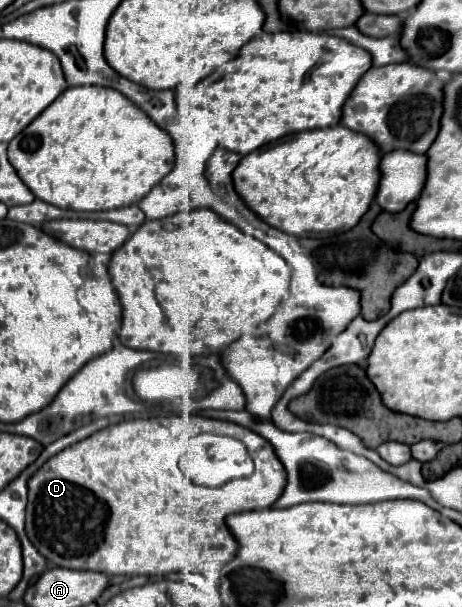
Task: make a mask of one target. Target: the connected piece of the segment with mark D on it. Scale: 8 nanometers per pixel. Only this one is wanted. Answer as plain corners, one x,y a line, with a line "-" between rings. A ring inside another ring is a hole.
194,414
138,418
112,424
94,432
92,436
64,448
52,460
44,462
40,470
28,480
26,506
26,534
36,550
54,566
72,570
94,570
102,574
170,574
170,572
206,572
220,570
232,560
238,550
236,540
226,528
224,518
236,512
270,508
282,494
286,484
286,470
276,458
270,442
252,430
232,422
202,418
-
212,432
238,438
246,444
254,458
256,470
248,478
226,482
220,488
204,488
188,482
178,468
176,440
188,440
192,434

